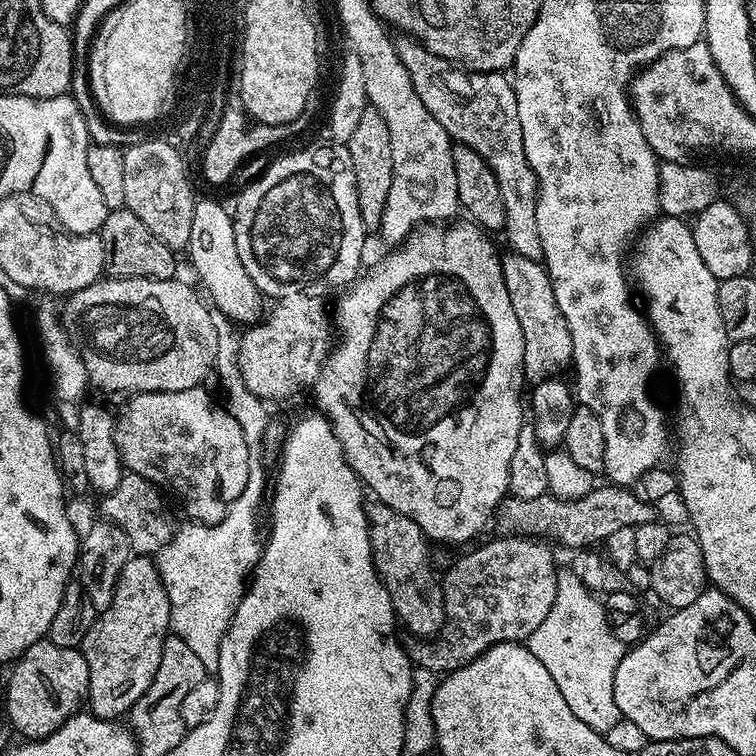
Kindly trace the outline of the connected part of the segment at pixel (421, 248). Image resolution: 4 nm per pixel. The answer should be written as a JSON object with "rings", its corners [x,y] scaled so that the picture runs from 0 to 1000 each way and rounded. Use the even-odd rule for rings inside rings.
{"rings":[[[604,294],[594,295],[591,299],[557,299],[534,319],[528,331],[519,331],[513,340],[504,347],[499,354],[492,354],[483,358],[480,362],[471,366],[464,376],[459,377],[448,388],[450,403],[446,405],[444,413],[442,407],[442,434],[447,440],[447,454],[438,462],[430,475],[429,481],[423,485],[423,497],[419,500],[415,509],[418,519],[418,534],[422,544],[439,560],[442,574],[447,579],[447,585],[455,597],[455,604],[463,611],[463,616],[471,623],[472,630],[485,643],[485,647],[493,651],[496,660],[501,665],[516,669],[521,675],[526,675],[532,680],[537,680],[537,685],[546,688],[557,701],[561,702],[562,710],[567,716],[583,714],[587,720],[614,720],[618,714],[624,714],[640,697],[646,693],[646,687],[652,687],[653,679],[667,665],[673,655],[672,634],[675,632],[675,604],[680,602],[680,589],[685,585],[685,569],[690,569],[690,563],[696,560],[696,534],[688,530],[688,508],[690,509],[690,488],[693,485],[693,448],[690,447],[690,431],[685,426],[685,415],[680,415],[680,405],[675,405],[675,392],[669,389],[667,369],[664,368],[664,343],[663,335],[656,335],[653,324],[646,319],[647,308],[626,294],[616,296],[603,296]]]}

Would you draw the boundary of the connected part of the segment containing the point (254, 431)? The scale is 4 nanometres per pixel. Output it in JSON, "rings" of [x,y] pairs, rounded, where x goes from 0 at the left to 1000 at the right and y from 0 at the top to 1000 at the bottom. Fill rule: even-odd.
{"rings":[[[296,439],[286,464],[284,496],[291,496],[296,512],[295,533],[302,546],[315,558],[320,579],[325,579],[328,597],[328,631],[325,648],[310,659],[299,685],[287,693],[261,693],[249,690],[234,697],[233,708],[213,730],[205,731],[206,751],[217,771],[225,796],[225,831],[231,841],[241,844],[251,860],[267,870],[271,890],[284,890],[291,864],[291,847],[312,811],[317,792],[323,790],[325,774],[336,755],[336,738],[347,729],[347,714],[341,712],[339,692],[344,688],[344,664],[351,663],[349,614],[343,608],[344,586],[354,569],[354,545],[351,530],[339,525],[321,509],[313,496],[313,478],[308,467],[313,464],[315,444],[311,439]]]}

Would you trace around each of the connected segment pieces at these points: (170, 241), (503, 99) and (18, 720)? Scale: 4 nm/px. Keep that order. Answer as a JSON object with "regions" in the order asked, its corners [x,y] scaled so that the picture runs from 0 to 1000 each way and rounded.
{"regions":[[[[185,184],[181,190],[172,190],[164,197],[167,214],[167,262],[164,274],[172,276],[213,320],[220,320],[230,331],[247,329],[251,320],[251,298],[257,295],[257,272],[261,261],[254,259],[254,243],[249,239],[249,222],[238,208],[238,201],[217,185]]],[[[529,45],[521,57],[542,108],[558,130],[558,140],[585,161],[599,187],[630,200],[652,226],[668,270],[668,296],[664,312],[672,316],[679,335],[702,344],[720,337],[717,315],[712,310],[709,282],[709,231],[696,214],[696,193],[690,190],[690,161],[685,161],[685,130],[677,107],[665,94],[626,95],[604,87],[590,77],[570,70],[554,53]]],[[[60,844],[34,858],[13,888],[5,937],[17,966],[28,968],[33,980],[54,979],[71,971],[107,940],[116,919],[116,882],[106,857],[71,854],[71,849]]]]}

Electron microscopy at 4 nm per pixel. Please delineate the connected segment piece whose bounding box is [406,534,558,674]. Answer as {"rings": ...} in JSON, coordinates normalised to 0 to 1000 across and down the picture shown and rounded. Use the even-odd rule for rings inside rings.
{"rings":[[[667,706],[660,712],[606,737],[593,763],[586,763],[587,847],[546,845],[537,861],[549,882],[591,892],[627,876],[627,870],[655,852],[697,849],[701,839],[717,828],[733,799],[738,755],[726,721],[704,709]]]}

